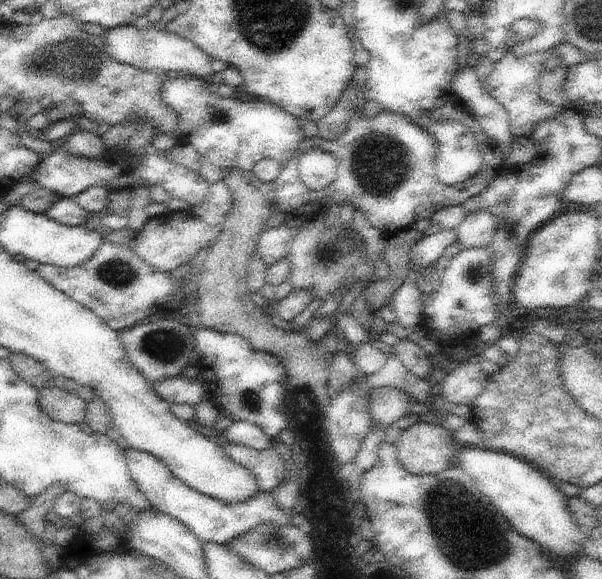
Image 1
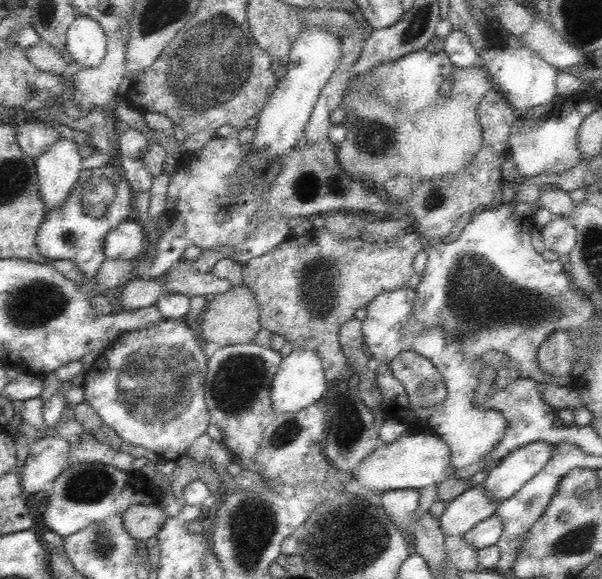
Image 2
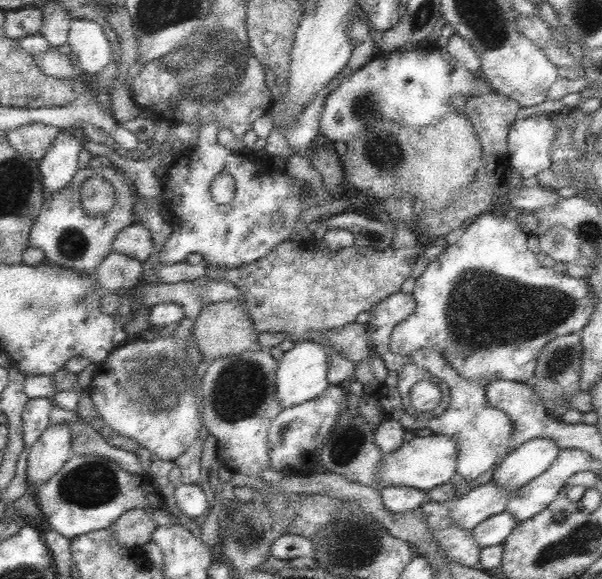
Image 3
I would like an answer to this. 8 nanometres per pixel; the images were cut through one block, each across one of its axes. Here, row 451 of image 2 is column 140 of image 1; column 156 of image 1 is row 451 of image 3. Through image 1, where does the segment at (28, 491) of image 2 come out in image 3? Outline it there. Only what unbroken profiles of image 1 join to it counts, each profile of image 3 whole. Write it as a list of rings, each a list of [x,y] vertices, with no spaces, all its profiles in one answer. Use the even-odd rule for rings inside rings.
[[[54,424],[28,448],[28,452],[28,484],[42,486],[72,458],[72,430],[68,424]]]

